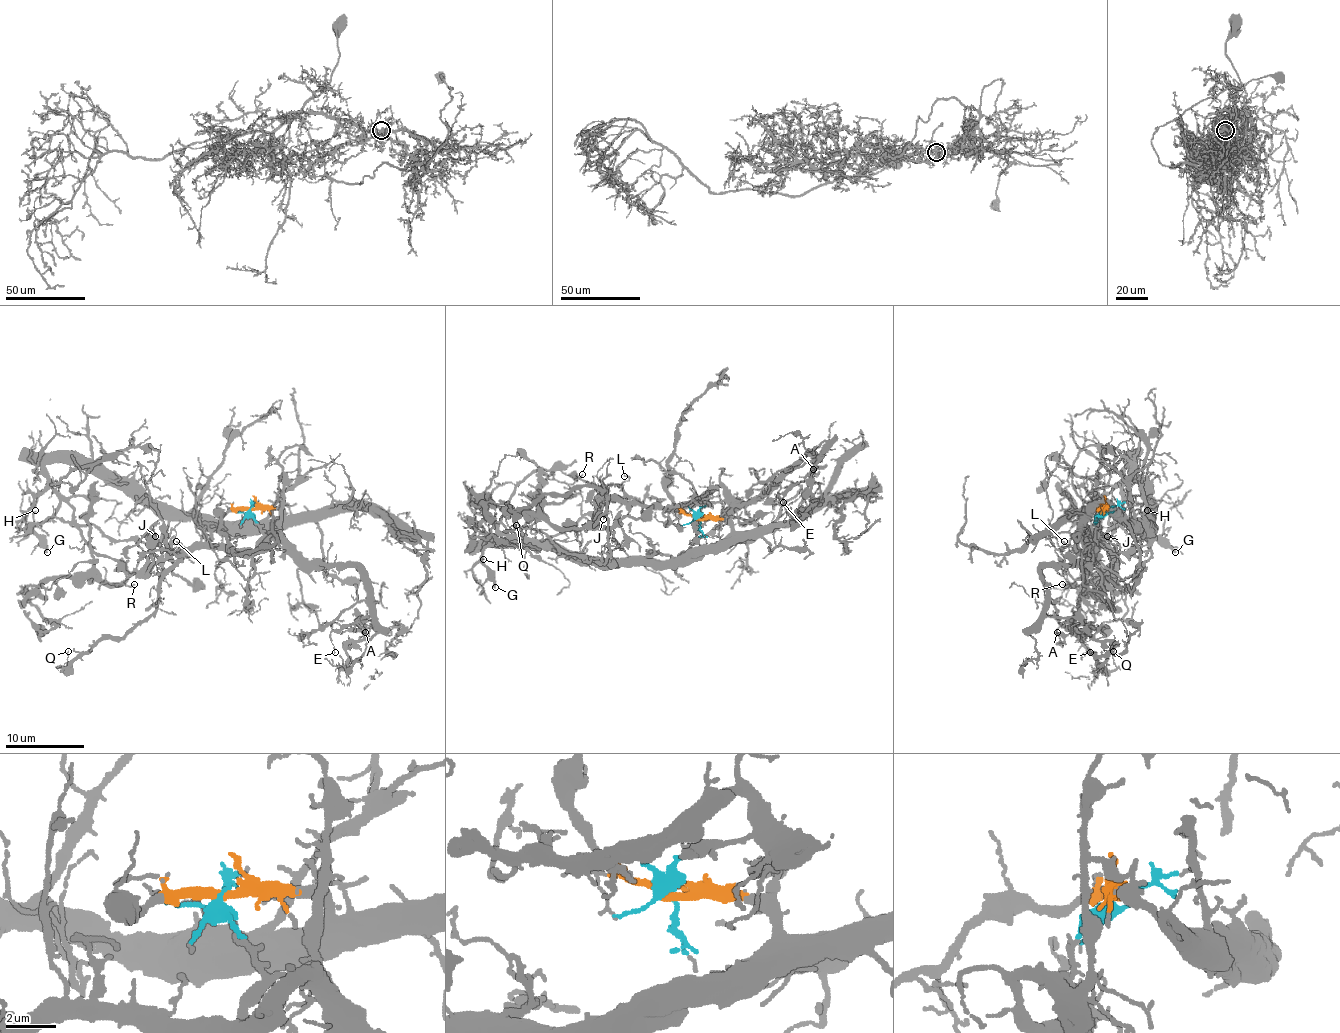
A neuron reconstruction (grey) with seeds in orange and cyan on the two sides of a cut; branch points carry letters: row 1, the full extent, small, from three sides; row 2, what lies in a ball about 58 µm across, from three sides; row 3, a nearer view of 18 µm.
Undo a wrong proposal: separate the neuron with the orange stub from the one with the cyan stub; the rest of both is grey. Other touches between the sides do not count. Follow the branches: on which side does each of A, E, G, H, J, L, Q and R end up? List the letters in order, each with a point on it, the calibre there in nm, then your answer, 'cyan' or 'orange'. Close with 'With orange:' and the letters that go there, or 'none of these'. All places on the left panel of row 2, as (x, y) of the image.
A: (365, 632) | 110 nm | cyan
E: (335, 652) | 90 nm | cyan
G: (47, 552) | 240 nm | orange
H: (35, 510) | 130 nm | orange
J: (155, 536) | 130 nm | cyan
L: (176, 541) | 130 nm | cyan
Q: (68, 651) | 110 nm | cyan
R: (134, 584) | 120 nm | orange
With orange: G, H, R

